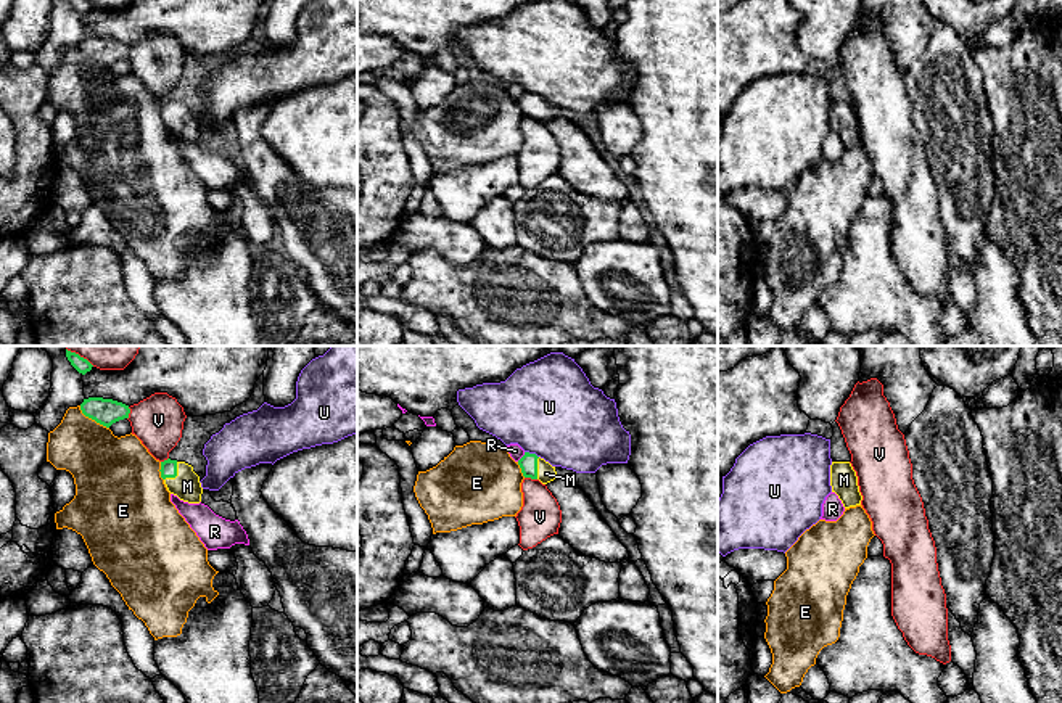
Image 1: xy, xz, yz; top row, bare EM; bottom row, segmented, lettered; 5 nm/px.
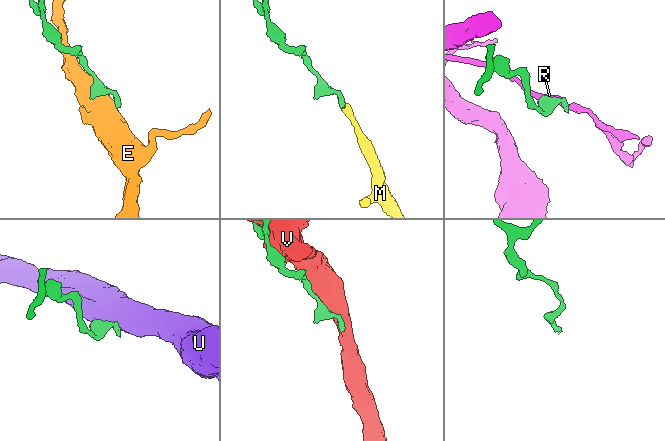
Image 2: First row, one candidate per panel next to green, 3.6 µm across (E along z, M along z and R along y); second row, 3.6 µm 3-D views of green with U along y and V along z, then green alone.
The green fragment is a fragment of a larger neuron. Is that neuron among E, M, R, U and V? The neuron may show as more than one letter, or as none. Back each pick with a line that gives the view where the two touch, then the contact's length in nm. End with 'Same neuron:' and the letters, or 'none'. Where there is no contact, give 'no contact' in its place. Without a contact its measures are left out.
M: meets green in xy; contact 120 nm long
Same neuron: M

